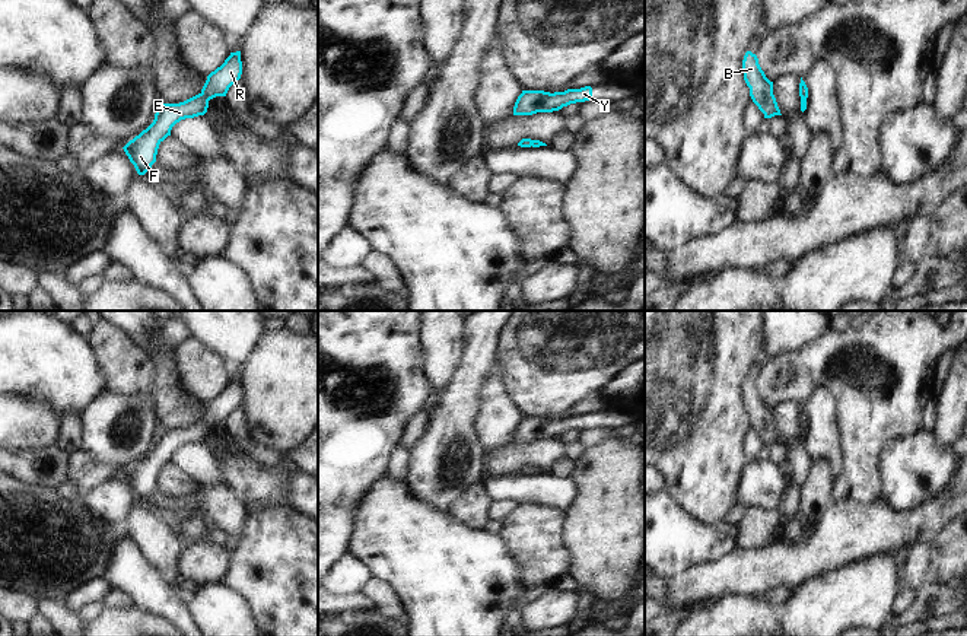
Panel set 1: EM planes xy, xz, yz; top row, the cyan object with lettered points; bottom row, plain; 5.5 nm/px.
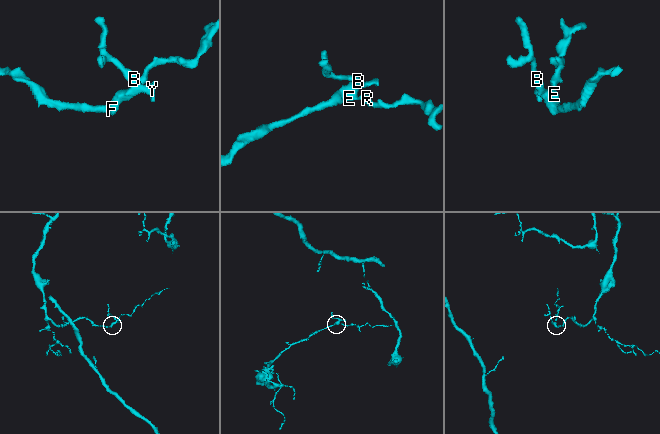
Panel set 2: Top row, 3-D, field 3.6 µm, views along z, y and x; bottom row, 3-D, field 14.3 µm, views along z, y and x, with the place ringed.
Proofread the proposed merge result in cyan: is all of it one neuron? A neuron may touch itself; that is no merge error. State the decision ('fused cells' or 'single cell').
single cell

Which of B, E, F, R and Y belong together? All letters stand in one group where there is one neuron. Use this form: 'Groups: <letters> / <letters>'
Groups: B E F R Y.

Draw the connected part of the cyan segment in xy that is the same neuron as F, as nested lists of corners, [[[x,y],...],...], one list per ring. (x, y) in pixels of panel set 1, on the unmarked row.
[[[241,378],[230,379],[225,389],[207,403],[201,419],[179,430],[160,430],[153,449],[123,476],[139,502],[144,502],[156,489],[159,471],[171,462],[172,454],[185,445],[204,442],[209,427],[226,423],[229,414],[241,406]]]

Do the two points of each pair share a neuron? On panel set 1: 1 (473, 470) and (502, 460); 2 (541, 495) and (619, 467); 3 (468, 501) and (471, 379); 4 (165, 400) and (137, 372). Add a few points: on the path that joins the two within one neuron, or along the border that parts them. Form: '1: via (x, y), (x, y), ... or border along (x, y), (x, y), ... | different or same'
1: border along (487, 451), (483, 476) | different
2: border along (571, 476), (576, 486), (576, 498), (563, 511) | different
3: border along (480, 480), (470, 485), (447, 511) | different
4: border along (146, 353), (152, 363), (152, 403) | different

